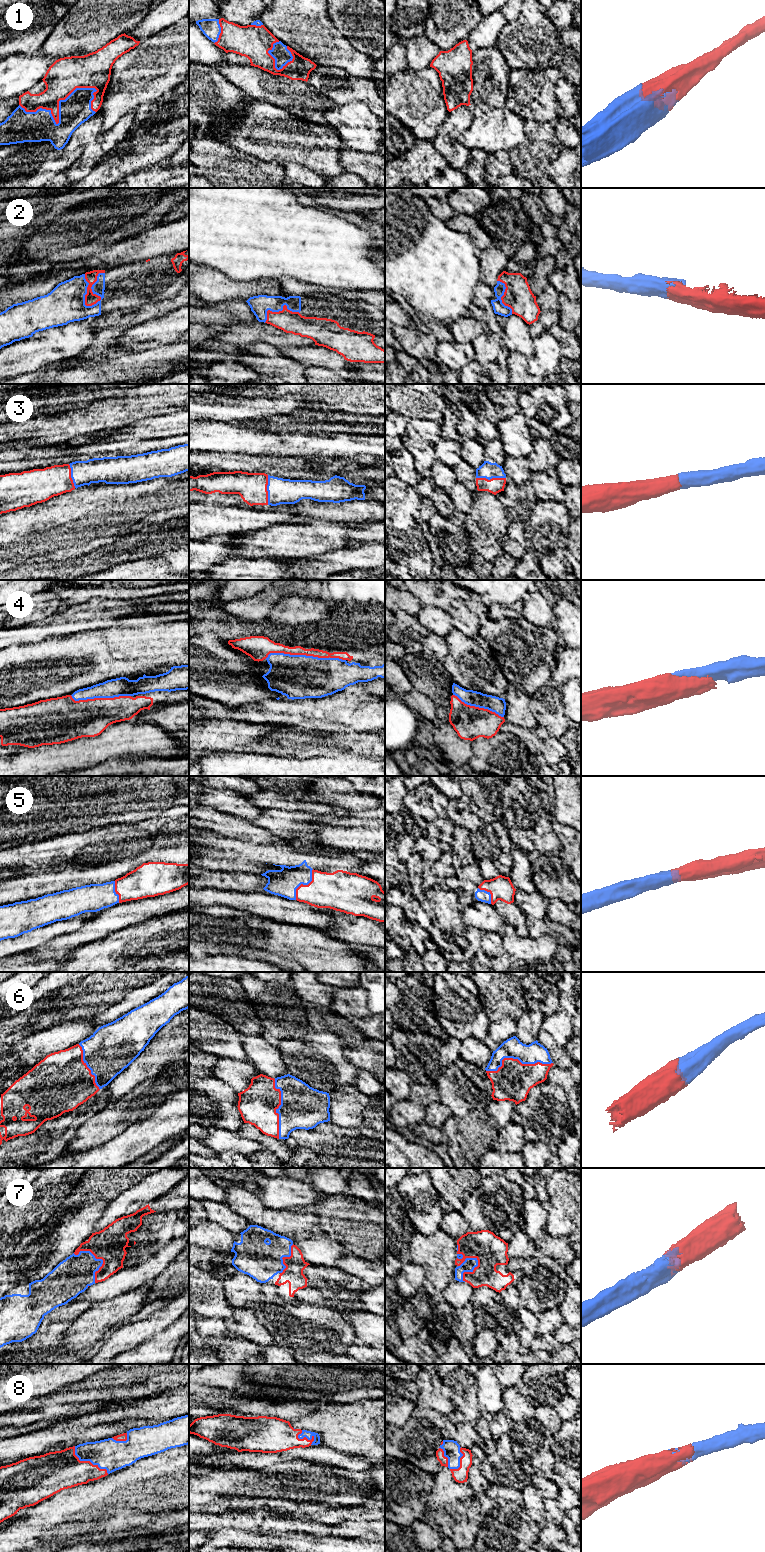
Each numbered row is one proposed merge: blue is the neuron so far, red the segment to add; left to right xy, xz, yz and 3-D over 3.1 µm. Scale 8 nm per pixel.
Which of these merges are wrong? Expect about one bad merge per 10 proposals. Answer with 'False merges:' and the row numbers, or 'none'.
False merges: none

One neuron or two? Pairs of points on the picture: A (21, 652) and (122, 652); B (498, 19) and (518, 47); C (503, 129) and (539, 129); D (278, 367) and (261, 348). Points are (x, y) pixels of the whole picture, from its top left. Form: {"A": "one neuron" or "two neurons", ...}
{"A": "one neuron", "B": "two neurons", "C": "two neurons", "D": "one neuron"}

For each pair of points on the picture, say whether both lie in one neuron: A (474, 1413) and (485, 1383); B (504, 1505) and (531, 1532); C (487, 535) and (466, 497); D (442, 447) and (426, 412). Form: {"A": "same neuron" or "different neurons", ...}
{"A": "different neurons", "B": "same neuron", "C": "different neurons", "D": "different neurons"}

